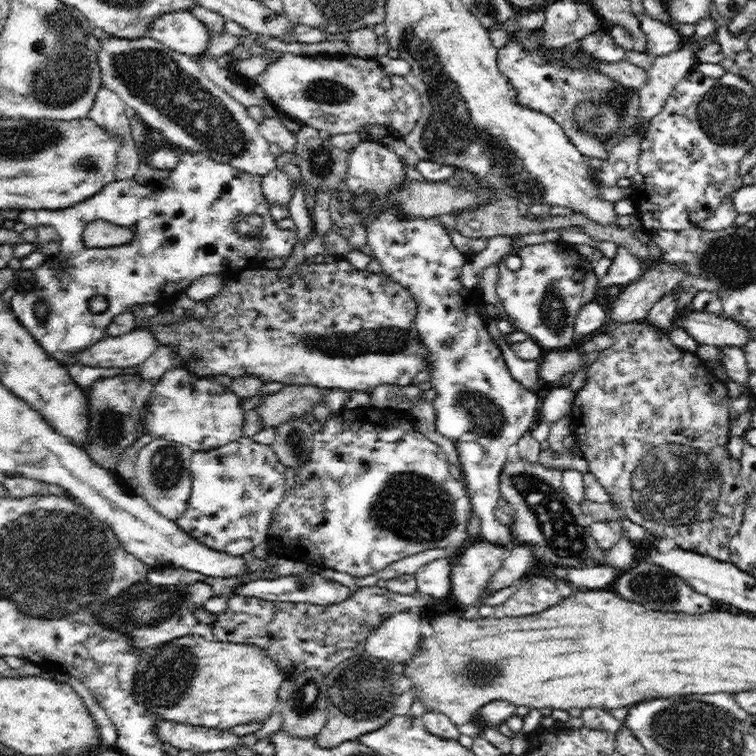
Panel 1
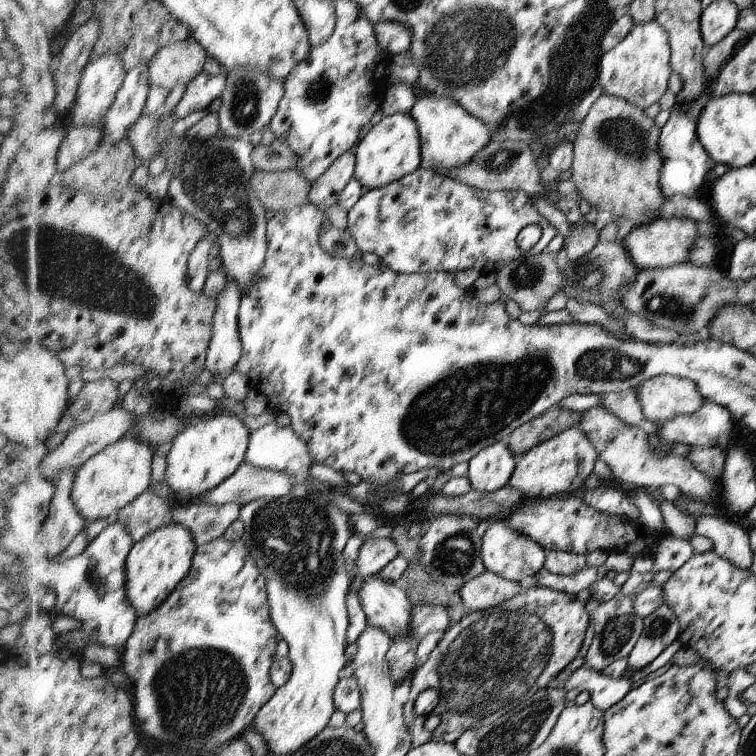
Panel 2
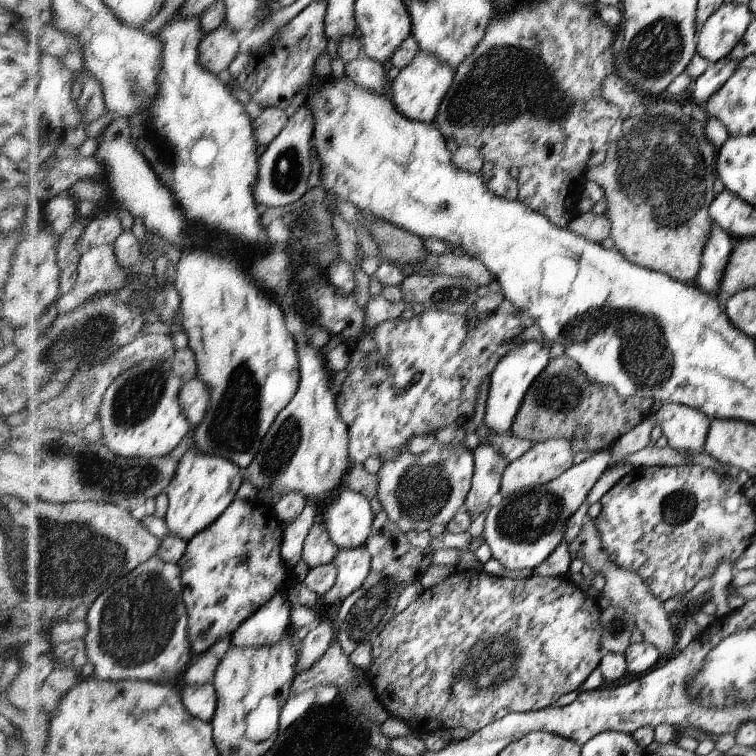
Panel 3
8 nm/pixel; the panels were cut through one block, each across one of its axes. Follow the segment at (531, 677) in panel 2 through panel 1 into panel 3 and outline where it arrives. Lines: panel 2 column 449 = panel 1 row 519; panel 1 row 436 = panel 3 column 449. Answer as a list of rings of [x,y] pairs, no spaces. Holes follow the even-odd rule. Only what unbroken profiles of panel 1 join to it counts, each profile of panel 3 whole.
[[[456,569],[446,580],[432,588],[424,589],[410,606],[388,620],[388,625],[372,640],[372,666],[365,676],[376,694],[377,701],[388,712],[389,717],[406,722],[412,731],[433,733],[438,730],[450,731],[464,727],[474,733],[488,727],[488,724],[496,720],[503,719],[509,713],[540,711],[546,709],[546,706],[552,706],[560,696],[578,691],[578,688],[586,682],[588,676],[594,672],[600,662],[600,638],[603,638],[603,629],[600,628],[600,624],[596,624],[598,618],[602,618],[602,610],[597,603],[596,596],[588,596],[586,590],[580,590],[578,586],[566,582],[564,578],[558,578],[558,576],[540,578],[540,576],[531,575],[522,580],[512,580],[506,577],[492,576],[483,571]],[[462,666],[478,670],[480,676],[476,676],[474,680],[472,680],[472,676],[470,676],[470,680],[464,680],[464,676],[458,678]]]

